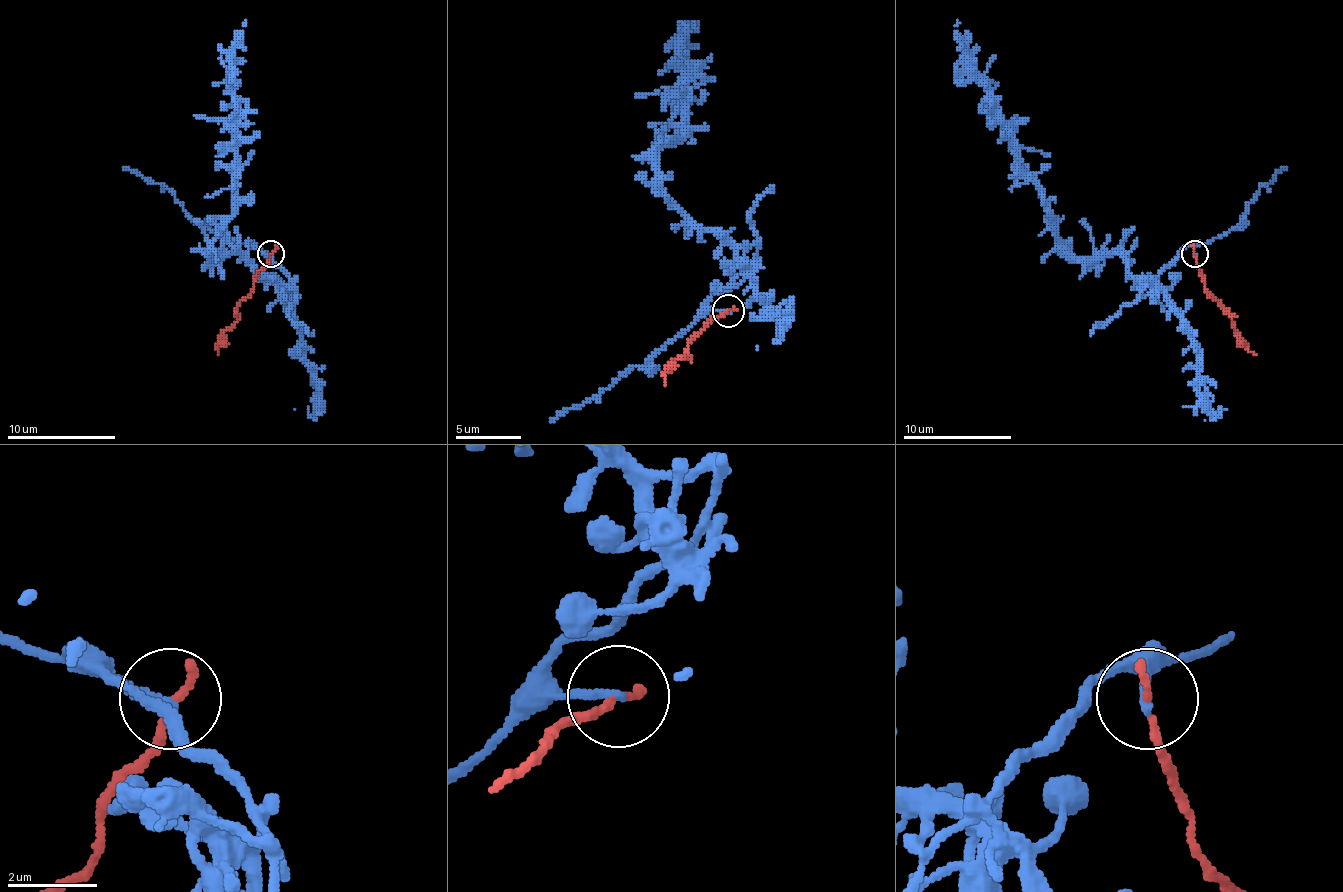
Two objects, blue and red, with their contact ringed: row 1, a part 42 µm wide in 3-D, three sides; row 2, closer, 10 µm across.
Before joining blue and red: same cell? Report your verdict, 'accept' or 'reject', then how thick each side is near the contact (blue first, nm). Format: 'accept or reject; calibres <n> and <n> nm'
reject; calibres 240 and 220 nm

